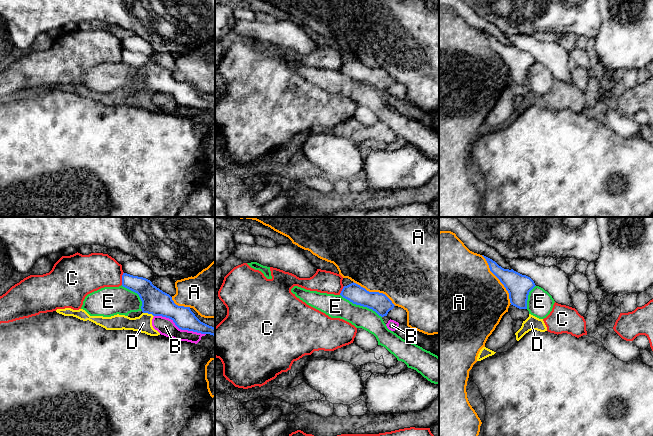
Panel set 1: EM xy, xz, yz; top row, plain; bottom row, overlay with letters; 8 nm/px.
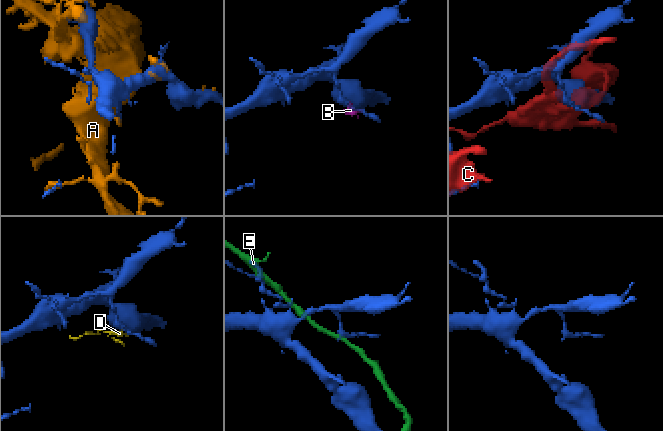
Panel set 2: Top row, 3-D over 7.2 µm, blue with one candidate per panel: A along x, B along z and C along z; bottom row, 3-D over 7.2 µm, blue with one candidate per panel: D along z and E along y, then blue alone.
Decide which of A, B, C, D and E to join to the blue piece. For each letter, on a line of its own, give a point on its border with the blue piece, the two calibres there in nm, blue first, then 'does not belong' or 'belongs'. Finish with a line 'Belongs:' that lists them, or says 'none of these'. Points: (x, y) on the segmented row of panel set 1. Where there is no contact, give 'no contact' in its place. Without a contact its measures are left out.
A: yz (498, 278) | 190/500 nm | does not belong
B: xy (180, 328) | 190/140 nm | does not belong
C: xy (122, 278) | 160/300 nm | does not belong
D: xy (148, 313) | 200/140 nm | does not belong
E: xz (361, 305) | 160/190 nm | does not belong
Belongs: none of these

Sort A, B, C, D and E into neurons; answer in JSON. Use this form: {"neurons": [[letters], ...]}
{"neurons": [["A"], ["B", "D"], ["C"], ["E"]]}

